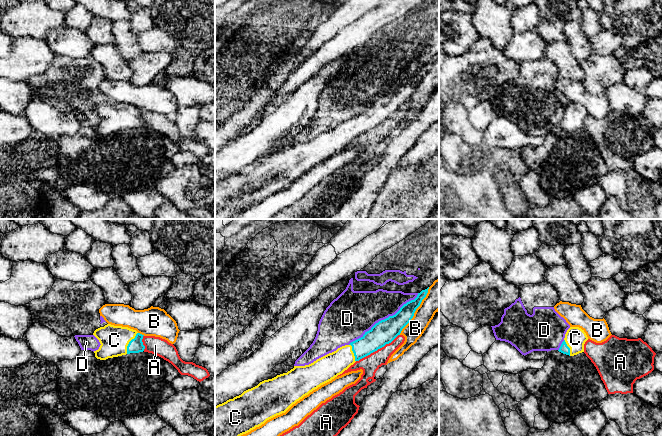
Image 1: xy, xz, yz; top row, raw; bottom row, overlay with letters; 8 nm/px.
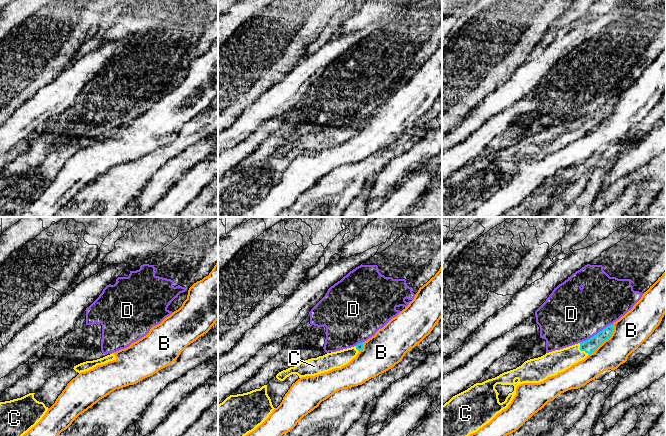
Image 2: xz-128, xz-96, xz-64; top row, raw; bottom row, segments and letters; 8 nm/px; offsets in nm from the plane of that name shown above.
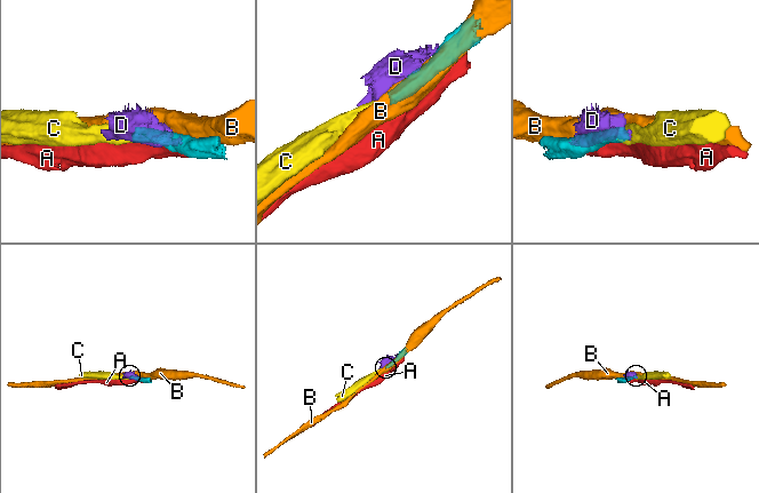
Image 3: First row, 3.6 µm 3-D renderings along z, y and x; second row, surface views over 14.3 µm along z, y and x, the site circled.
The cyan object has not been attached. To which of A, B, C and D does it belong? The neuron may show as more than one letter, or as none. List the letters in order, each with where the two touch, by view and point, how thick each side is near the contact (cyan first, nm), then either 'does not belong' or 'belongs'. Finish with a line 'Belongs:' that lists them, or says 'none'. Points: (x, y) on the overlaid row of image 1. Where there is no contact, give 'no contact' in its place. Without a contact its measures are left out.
A: contact xz (377, 349); calibres 190 and 150 nm; does not belong
B: contact xz (415, 310); calibres 170 and 190 nm; does not belong
C: contact xy (129, 343); calibres 110 and 220 nm; belongs
D: contact xz (384, 319); calibres 190 and 360 nm; does not belong
Belongs: C

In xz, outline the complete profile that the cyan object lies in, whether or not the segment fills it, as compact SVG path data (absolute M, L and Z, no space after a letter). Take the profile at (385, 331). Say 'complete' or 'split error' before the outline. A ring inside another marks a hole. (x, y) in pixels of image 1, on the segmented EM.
split error | M428 289L404 304L393 316L365 334L305 366L260 382L241 395L215 406L215 436L241 436L285 413L293 404L342 374L356 361L391 343L411 321Z

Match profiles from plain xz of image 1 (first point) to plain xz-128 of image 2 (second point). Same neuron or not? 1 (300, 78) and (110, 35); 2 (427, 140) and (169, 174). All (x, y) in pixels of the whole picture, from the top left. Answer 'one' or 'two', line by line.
1: two
2: one

